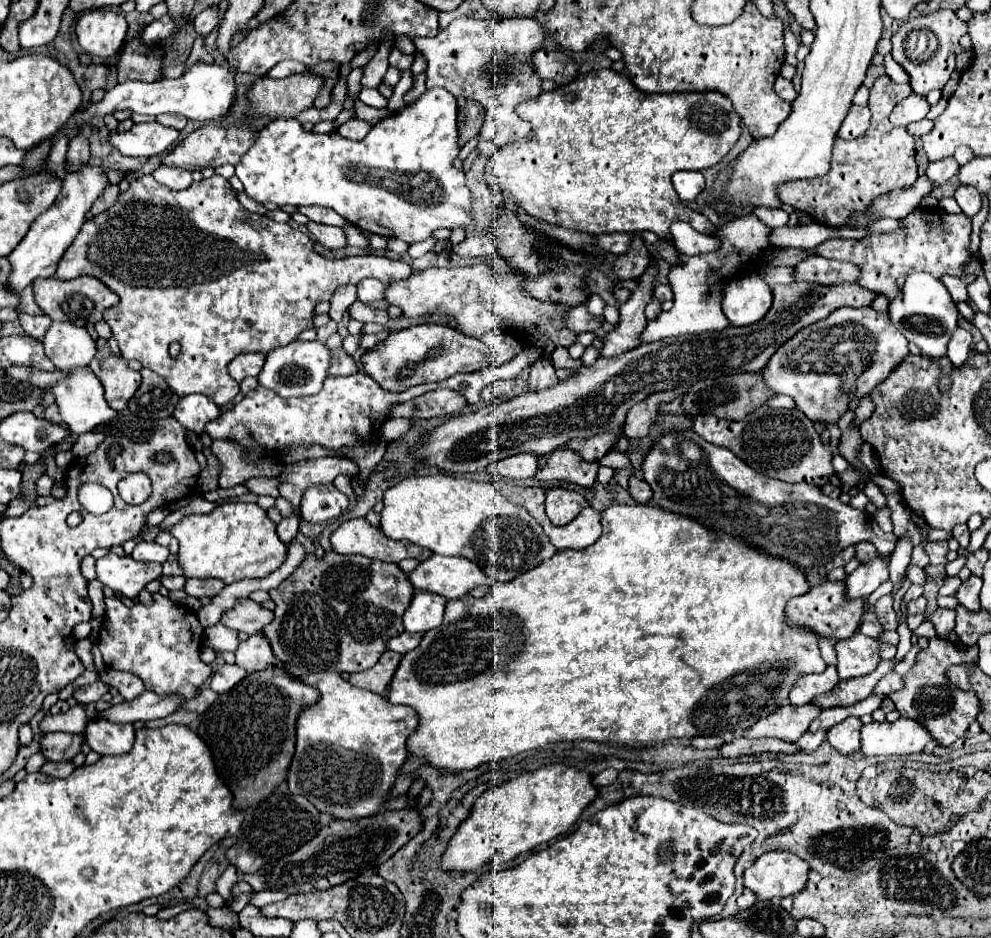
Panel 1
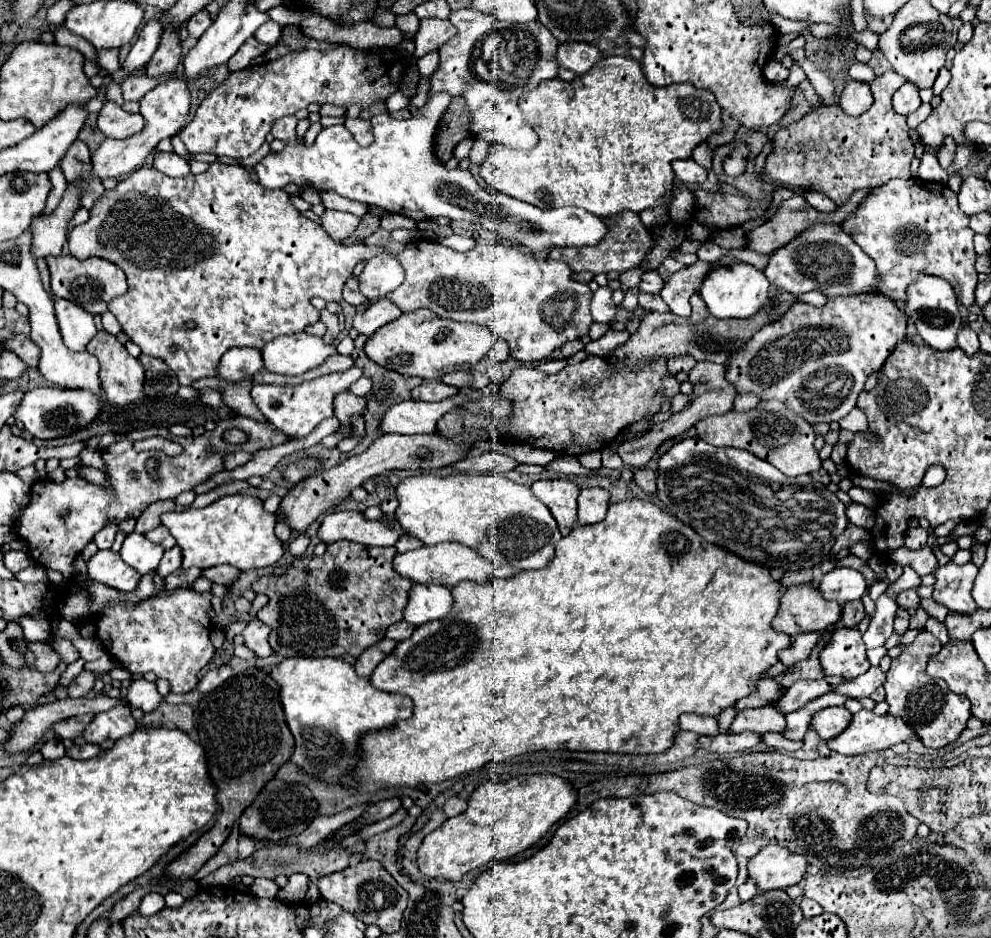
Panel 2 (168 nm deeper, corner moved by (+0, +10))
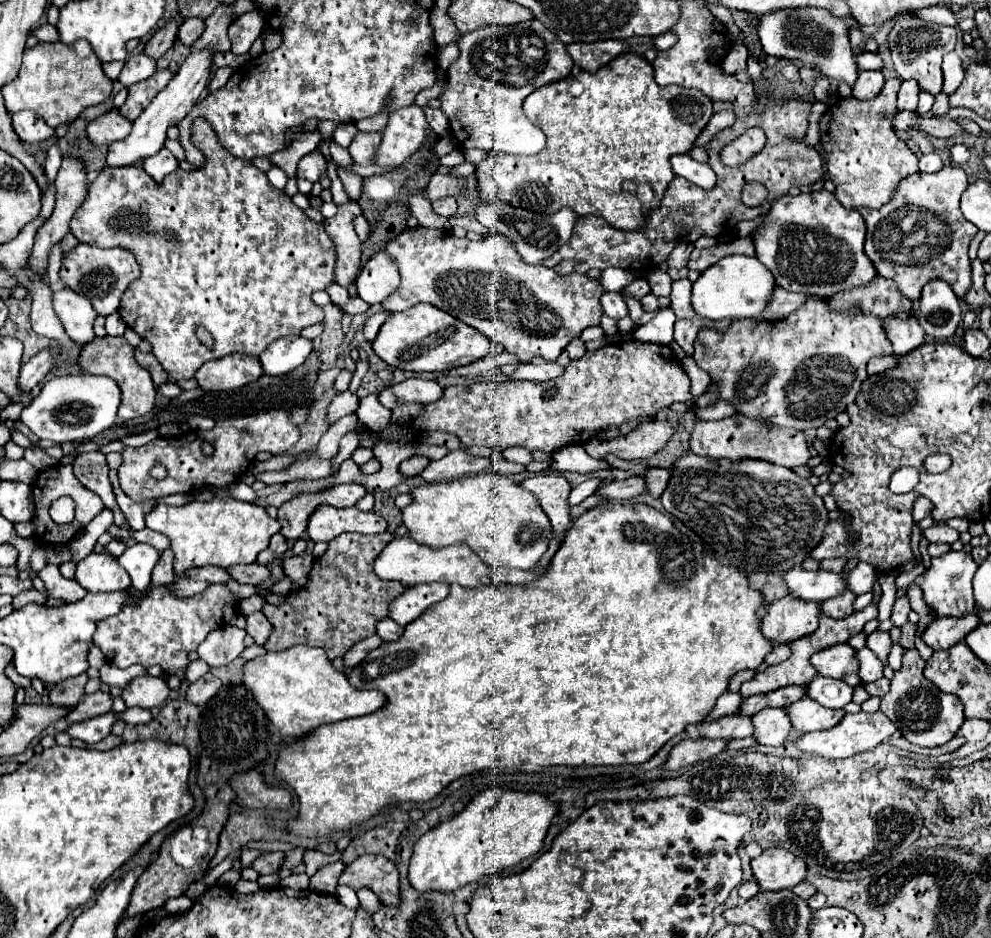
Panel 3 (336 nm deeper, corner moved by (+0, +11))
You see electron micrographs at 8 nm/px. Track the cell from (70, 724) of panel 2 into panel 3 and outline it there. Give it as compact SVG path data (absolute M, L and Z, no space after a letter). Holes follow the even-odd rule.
M97 691L93 695L85 695L81 703L77 703L77 707L73 707L67 713L67 721L77 723L77 721L85 721L97 715L105 715L109 711L113 711L113 697L109 693Z

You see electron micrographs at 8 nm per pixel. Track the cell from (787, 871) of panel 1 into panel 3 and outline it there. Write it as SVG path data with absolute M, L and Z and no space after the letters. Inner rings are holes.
M781 847L765 849L751 861L753 877L765 891L793 889L805 879L805 861Z

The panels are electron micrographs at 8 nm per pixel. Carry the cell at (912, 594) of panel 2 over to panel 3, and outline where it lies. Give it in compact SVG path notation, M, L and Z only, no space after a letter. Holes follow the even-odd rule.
M899 597L897 601L895 601L895 605L893 605L893 611L891 611L891 623L895 625L895 627L901 627L901 625L905 625L907 623L907 615L909 615L909 611L911 611L911 607L909 607L909 599L907 597Z

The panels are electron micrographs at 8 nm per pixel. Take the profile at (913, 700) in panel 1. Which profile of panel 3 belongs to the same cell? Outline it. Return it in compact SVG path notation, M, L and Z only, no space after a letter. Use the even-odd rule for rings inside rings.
M907 649L903 655L903 667L895 671L895 677L891 679L891 691L881 697L881 711L897 725L907 741L921 747L937 747L955 737L965 721L965 715L961 701L955 695L937 691L937 687L923 677L923 669L925 661L921 659L919 651Z

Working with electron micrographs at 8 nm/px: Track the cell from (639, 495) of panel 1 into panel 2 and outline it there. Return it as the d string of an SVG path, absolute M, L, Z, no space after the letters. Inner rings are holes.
M637 468L633 474L635 474L637 486L641 486L649 494L655 494L655 472L653 470L649 470L649 468Z

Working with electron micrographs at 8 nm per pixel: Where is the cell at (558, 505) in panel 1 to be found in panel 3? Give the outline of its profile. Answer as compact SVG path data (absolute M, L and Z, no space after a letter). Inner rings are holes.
M533 475L521 483L521 487L533 491L539 499L541 509L547 513L551 527L555 533L565 533L571 525L569 519L569 503L567 495L571 491L571 485L561 475Z

